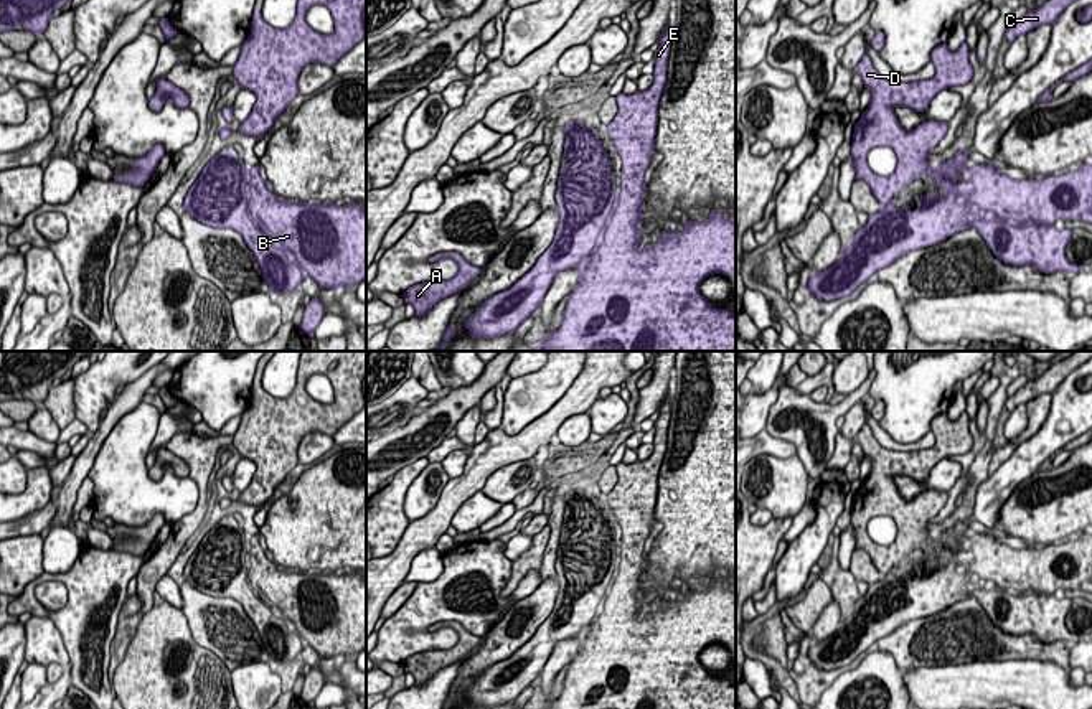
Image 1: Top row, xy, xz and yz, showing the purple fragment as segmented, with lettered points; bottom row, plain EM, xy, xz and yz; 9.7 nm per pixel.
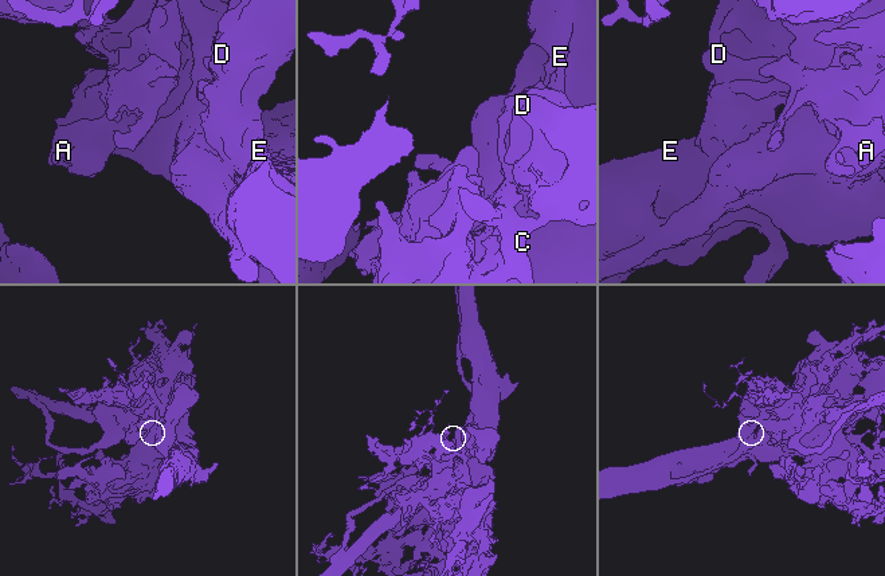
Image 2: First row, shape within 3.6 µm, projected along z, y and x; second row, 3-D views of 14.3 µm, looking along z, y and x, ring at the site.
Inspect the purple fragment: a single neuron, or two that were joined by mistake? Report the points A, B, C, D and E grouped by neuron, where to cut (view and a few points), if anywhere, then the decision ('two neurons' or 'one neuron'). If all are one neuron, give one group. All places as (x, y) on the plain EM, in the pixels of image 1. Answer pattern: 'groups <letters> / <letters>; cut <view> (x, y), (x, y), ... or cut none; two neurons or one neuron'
groups A B D E / C; cut xy (246, 538), (246, 549), (241, 556), (246, 584), (304, 645); two neurons

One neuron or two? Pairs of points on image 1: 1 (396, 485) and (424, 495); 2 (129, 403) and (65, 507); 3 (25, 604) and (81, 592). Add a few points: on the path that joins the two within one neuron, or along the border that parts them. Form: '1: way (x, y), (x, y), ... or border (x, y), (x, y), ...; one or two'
1: border (429, 464), (408, 488), (404, 515), (409, 521); two
2: way (104, 427), (75, 480); one
3: way (40, 610), (63, 614), (70, 607); one

